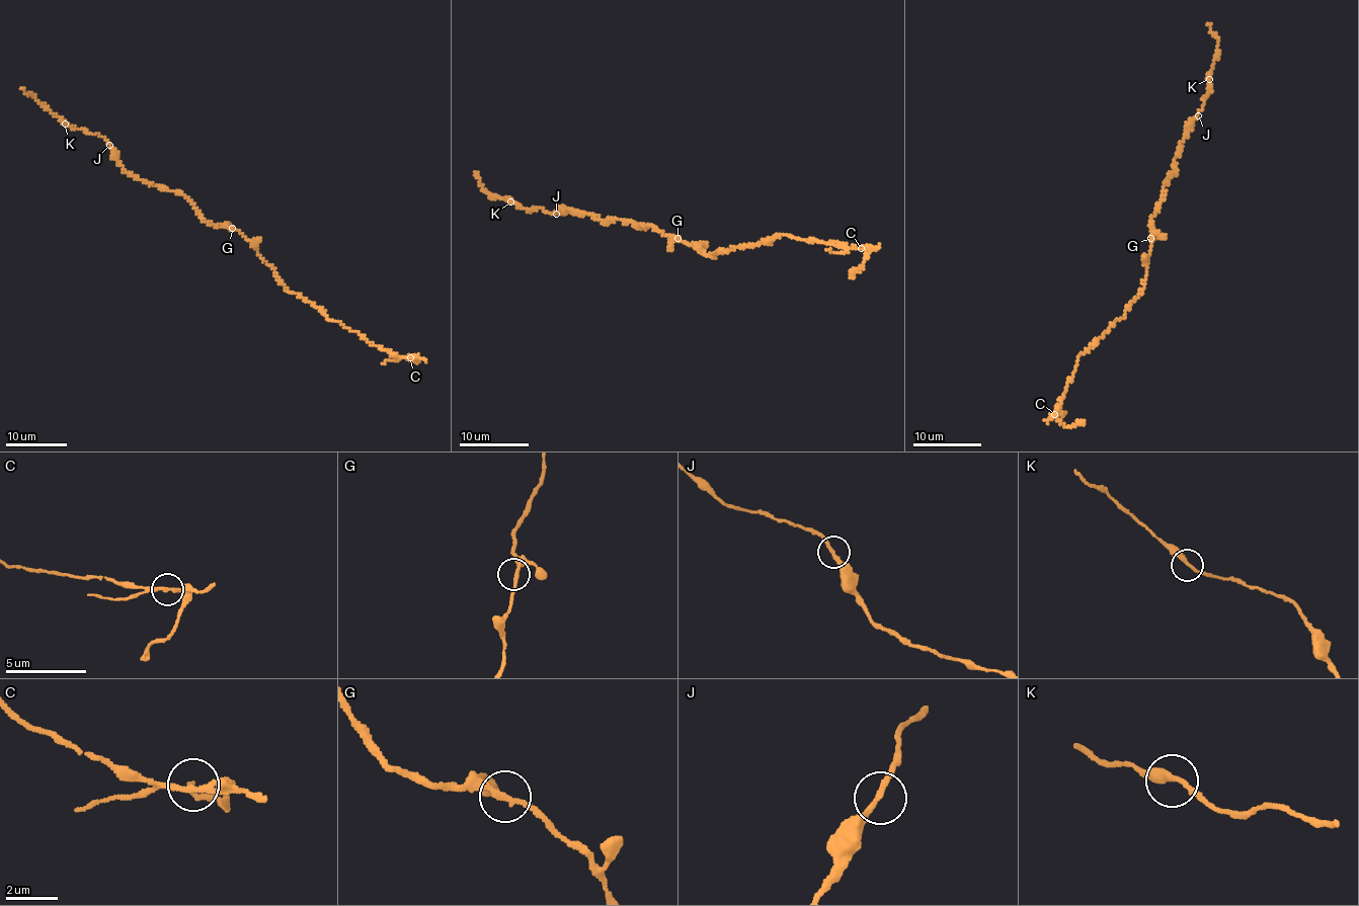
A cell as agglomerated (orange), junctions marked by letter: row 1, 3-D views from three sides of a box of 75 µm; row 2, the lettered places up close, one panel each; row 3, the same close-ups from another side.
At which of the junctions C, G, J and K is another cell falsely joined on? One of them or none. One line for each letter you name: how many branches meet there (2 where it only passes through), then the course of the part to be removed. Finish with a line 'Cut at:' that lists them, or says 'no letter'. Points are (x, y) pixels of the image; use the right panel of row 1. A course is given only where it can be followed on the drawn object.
C: Branches: 2. Course of the part to remove: (1054, 414), (1054, 417), (1068, 426), (1085, 421)
Cut at: C

